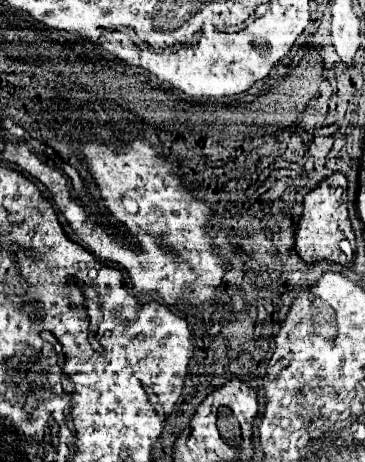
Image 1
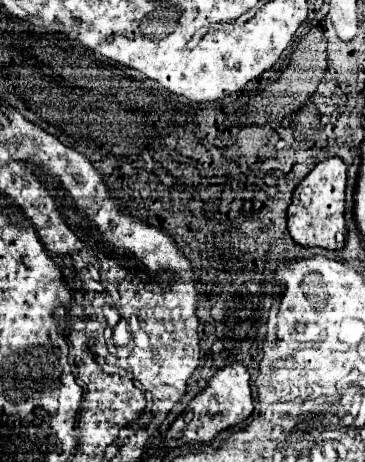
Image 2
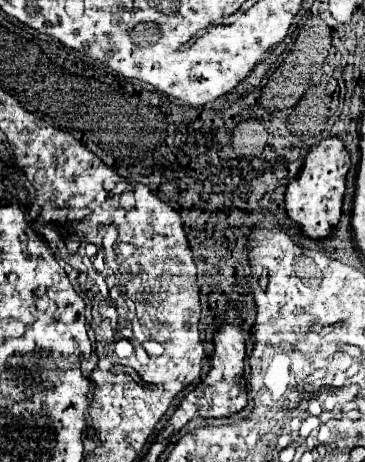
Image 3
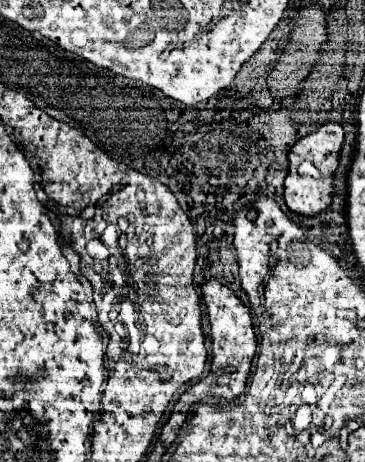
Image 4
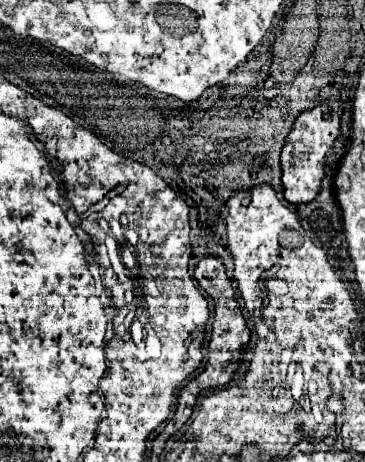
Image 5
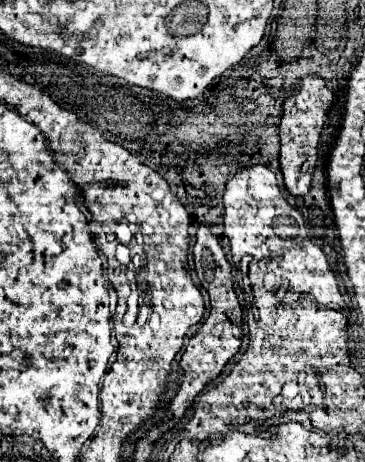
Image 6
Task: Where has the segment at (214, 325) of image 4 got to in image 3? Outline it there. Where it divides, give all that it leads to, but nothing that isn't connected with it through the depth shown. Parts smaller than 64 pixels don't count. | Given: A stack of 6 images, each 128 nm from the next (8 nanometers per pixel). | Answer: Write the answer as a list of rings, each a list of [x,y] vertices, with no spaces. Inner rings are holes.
[[[228,304],[224,312],[224,322],[214,332],[214,356],[212,356],[212,368],[208,376],[184,396],[182,404],[176,408],[176,412],[170,418],[170,424],[180,430],[186,426],[188,420],[196,416],[204,418],[222,418],[230,416],[246,406],[246,380],[244,380],[244,358],[246,358],[246,334],[240,322],[240,312],[234,308],[234,304]]]

